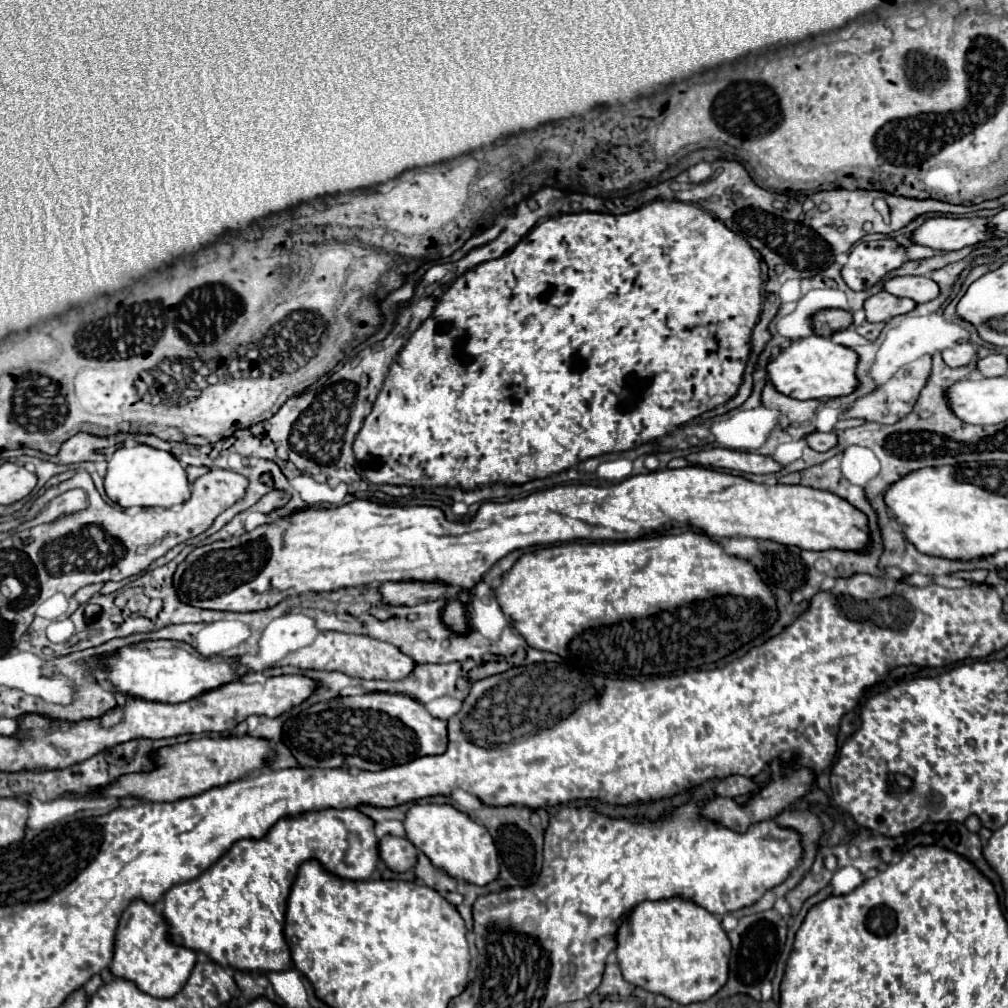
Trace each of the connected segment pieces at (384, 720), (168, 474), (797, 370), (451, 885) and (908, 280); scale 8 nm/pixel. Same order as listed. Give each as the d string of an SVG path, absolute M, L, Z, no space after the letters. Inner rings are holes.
M371 692L317 702L285 722L283 742L301 768L383 770L411 762L415 756L443 754L447 724L429 716L425 706L403 694Z
M147 444L121 446L115 450L107 464L105 474L105 492L107 496L123 508L129 506L161 506L169 508L189 500L189 480L185 468L179 460L165 450L155 450Z
M807 336L793 340L789 348L783 348L779 356L771 358L767 364L767 376L773 382L775 390L797 398L797 400L825 400L825 398L835 398L835 396L847 396L857 388L857 354L841 344L831 342L829 338L821 336Z
M419 852L419 860L417 860L417 866L415 866L415 874L419 880L423 880L429 888L435 888L437 892L447 892L447 890L455 890L457 886L457 880L447 876L441 868L433 866L431 860Z
M895 276L883 282L883 290L897 298L911 298L915 302L929 302L939 294L937 284L927 276Z

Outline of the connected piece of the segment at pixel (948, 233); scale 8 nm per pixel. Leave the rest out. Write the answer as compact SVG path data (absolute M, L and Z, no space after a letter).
M935 216L927 218L913 234L911 240L919 246L929 246L933 250L959 250L963 246L973 246L981 240L993 238L985 226L985 218L949 218Z

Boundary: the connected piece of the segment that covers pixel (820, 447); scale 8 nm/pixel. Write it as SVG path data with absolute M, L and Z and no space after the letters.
M811 432L805 436L805 442L817 450L817 452L827 452L829 448L833 448L837 444L837 436L833 432L823 434L823 432Z

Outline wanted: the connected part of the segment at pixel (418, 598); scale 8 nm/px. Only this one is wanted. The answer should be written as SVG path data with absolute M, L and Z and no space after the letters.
M385 582L379 584L381 600L389 606L415 606L447 596L449 586L421 586L421 582Z

